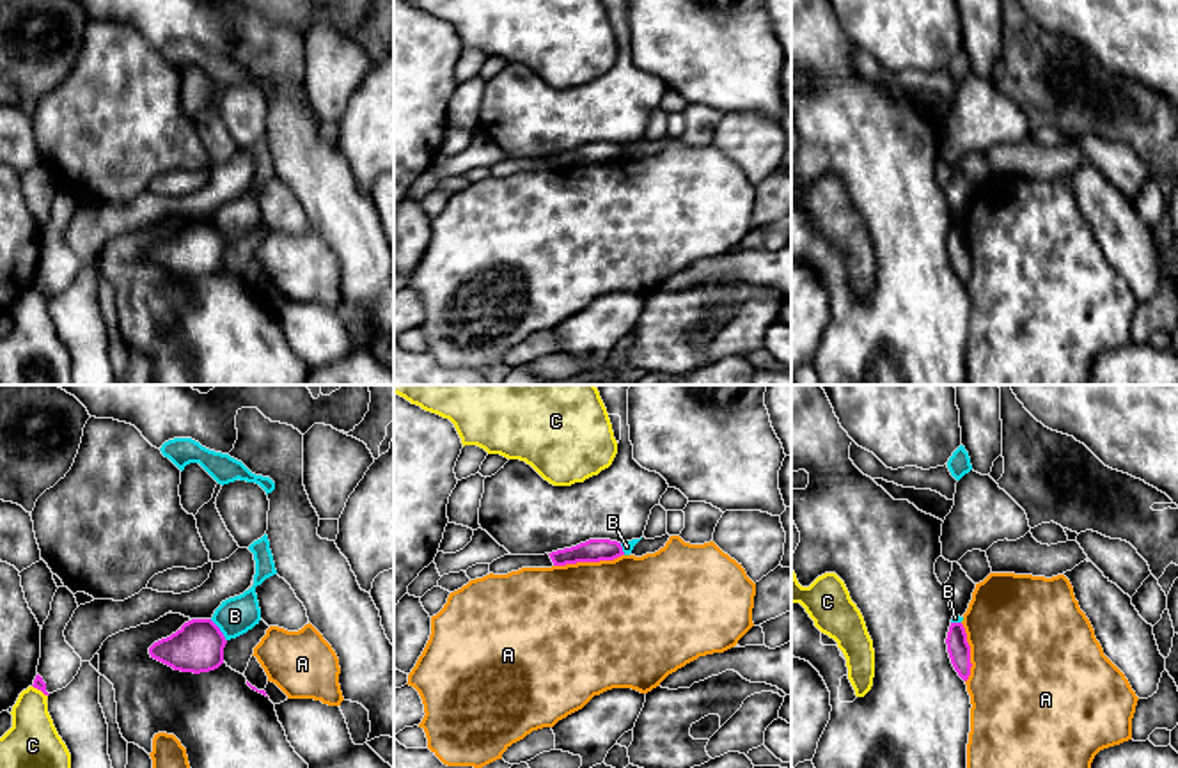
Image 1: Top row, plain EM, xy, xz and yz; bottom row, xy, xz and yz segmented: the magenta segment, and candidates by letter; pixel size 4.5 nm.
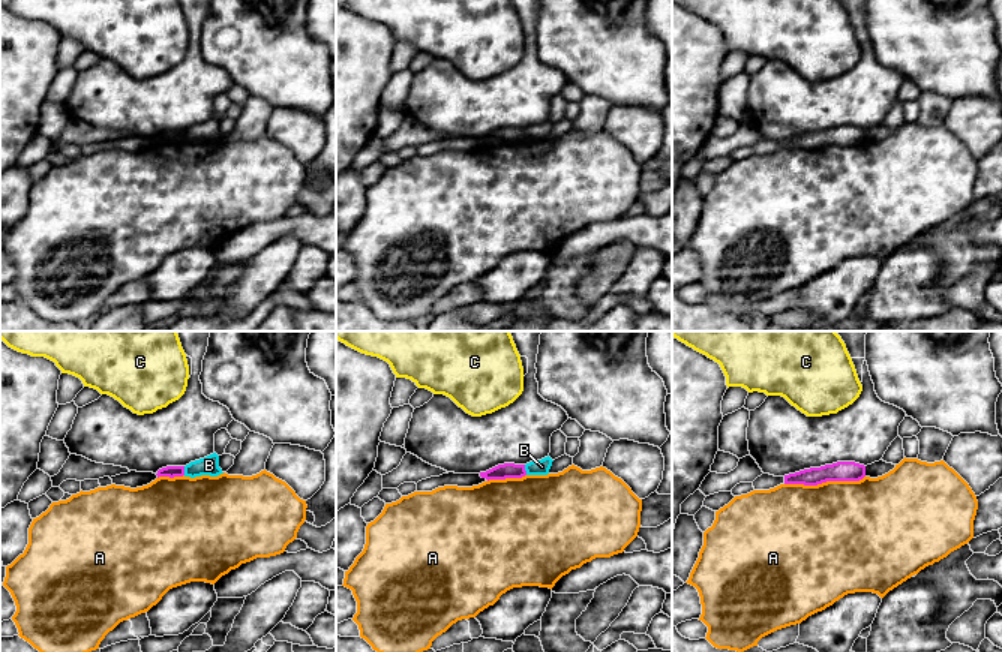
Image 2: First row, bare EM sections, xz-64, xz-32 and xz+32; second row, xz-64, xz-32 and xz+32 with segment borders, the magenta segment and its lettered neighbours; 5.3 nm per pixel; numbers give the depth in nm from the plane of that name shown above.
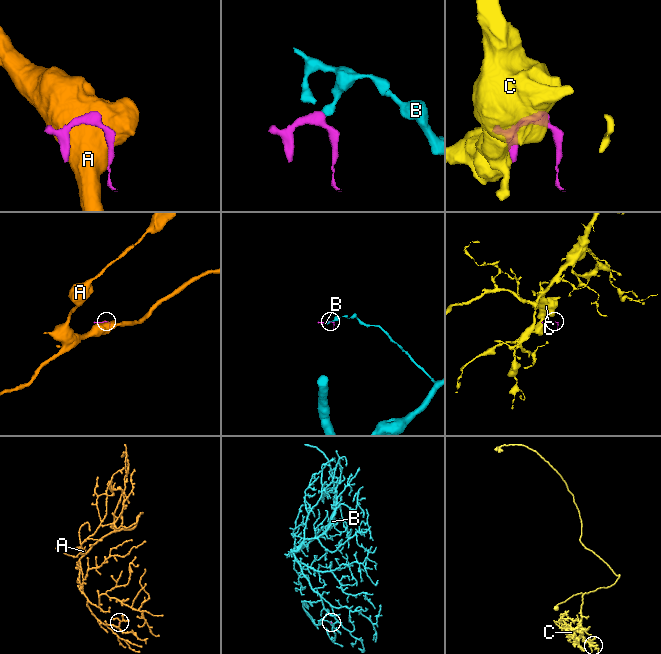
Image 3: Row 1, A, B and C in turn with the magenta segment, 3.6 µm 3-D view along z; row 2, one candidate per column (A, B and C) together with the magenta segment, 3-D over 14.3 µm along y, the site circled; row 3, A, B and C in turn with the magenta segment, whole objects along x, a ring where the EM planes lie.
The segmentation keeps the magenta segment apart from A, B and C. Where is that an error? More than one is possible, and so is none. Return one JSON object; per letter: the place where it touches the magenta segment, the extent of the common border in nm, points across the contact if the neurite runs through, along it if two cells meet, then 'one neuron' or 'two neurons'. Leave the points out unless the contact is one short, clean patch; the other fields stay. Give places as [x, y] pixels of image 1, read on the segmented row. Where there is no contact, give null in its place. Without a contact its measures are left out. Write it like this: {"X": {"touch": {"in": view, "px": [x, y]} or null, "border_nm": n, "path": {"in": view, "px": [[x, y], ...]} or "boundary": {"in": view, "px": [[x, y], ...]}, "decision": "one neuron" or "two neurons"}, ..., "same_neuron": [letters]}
{"A": {"touch": {"in": "xz", "px": [588, 561]}, "border_nm": 320, "decision": "two neurons"}, "B": {"touch": {"in": "xy", "px": [219, 630]}, "border_nm": 130, "boundary": {"in": "xy", "px": [[210, 619], [226, 641]]}, "decision": "two neurons"}, "C": {"touch": {"in": "xy", "px": [39, 689]}, "border_nm": 90, "decision": "two neurons"}, "same_neuron": []}

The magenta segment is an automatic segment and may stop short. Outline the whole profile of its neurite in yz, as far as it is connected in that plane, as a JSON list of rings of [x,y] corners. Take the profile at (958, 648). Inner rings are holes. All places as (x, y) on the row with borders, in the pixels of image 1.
[[[951,623],[946,644],[954,670],[963,681],[967,681],[970,676],[972,663],[970,646],[967,642],[967,633],[962,623]]]

